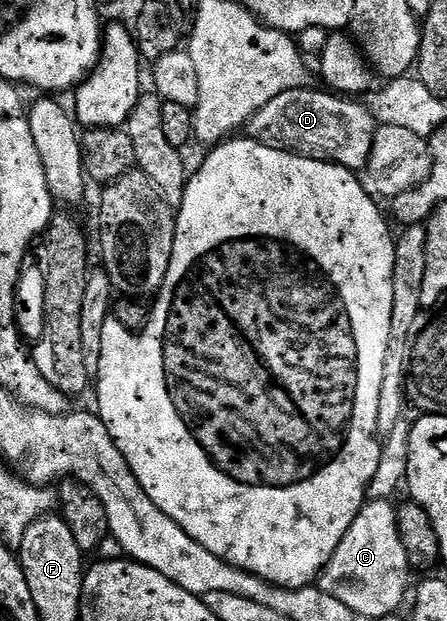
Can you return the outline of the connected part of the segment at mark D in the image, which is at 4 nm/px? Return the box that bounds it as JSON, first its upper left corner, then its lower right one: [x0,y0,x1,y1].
[252,86,379,173]

